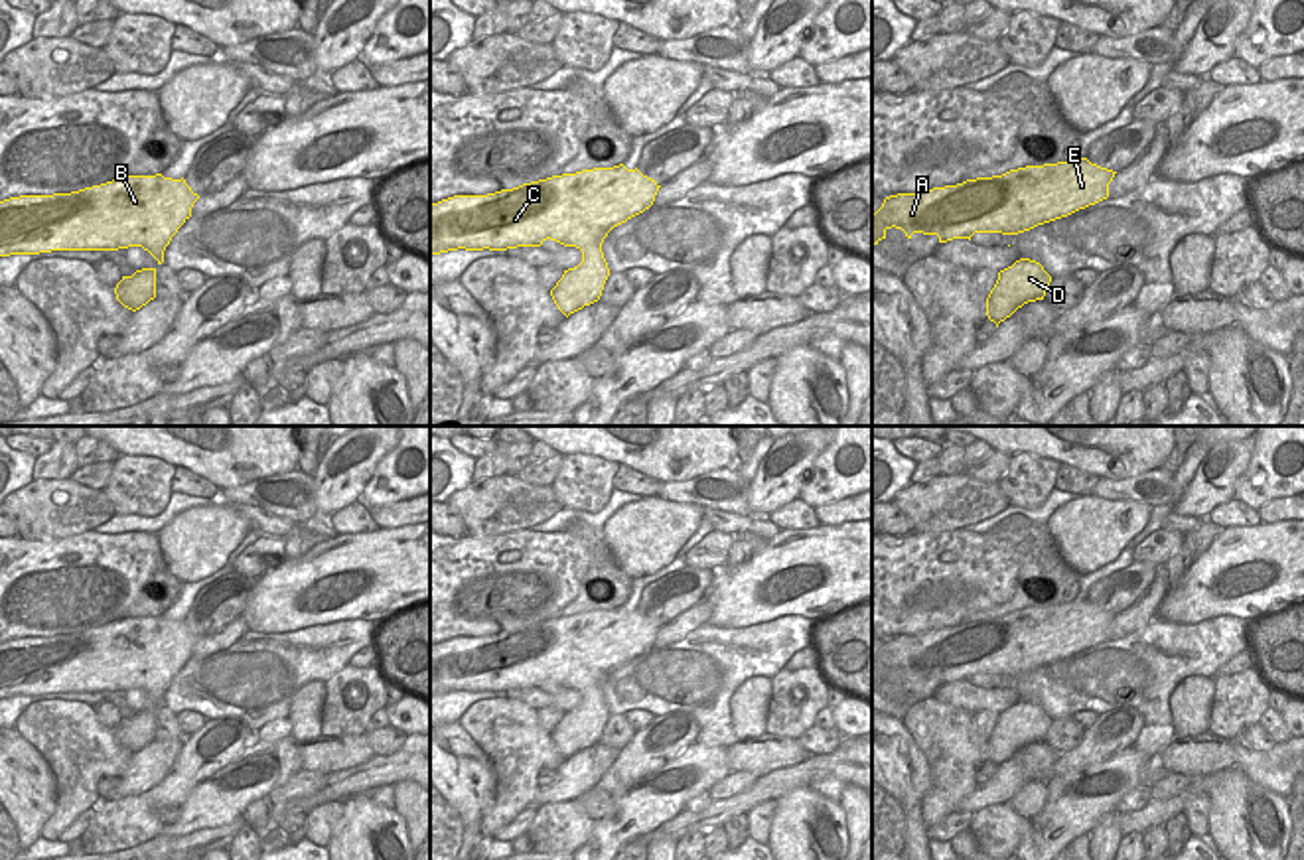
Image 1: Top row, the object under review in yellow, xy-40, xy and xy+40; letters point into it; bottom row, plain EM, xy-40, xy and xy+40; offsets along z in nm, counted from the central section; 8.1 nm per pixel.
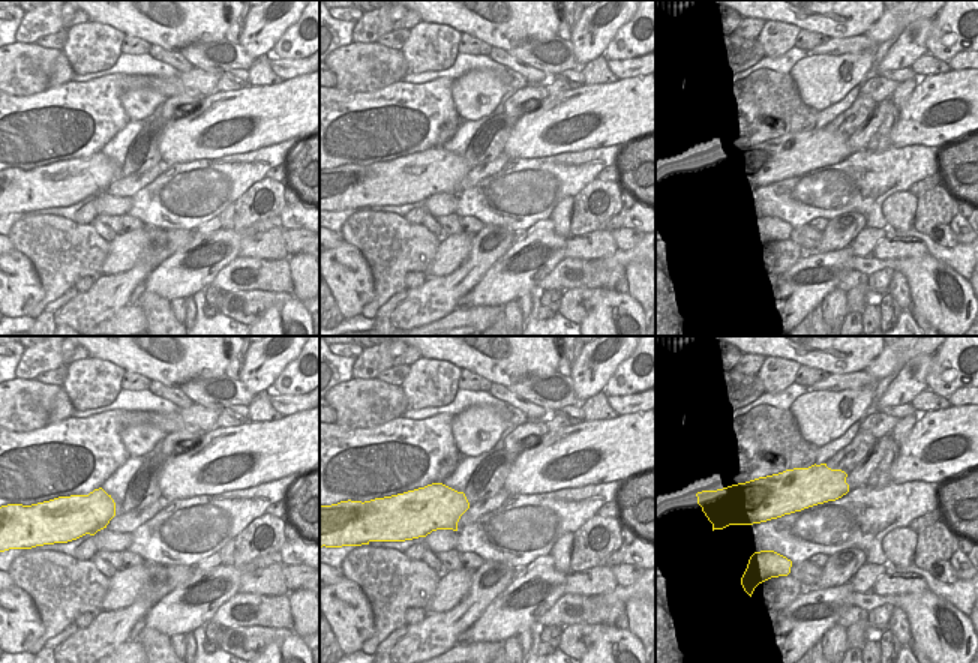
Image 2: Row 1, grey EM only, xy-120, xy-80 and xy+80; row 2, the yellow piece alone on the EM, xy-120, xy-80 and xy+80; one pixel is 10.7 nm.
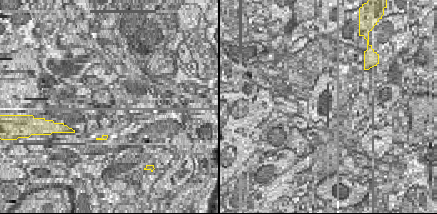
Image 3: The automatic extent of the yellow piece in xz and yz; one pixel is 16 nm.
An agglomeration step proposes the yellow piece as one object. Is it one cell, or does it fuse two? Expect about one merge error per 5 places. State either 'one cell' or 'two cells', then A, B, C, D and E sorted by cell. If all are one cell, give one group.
one cell; groups A B C D E

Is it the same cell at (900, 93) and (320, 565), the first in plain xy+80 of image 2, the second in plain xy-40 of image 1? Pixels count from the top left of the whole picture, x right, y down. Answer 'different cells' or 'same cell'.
different cells

